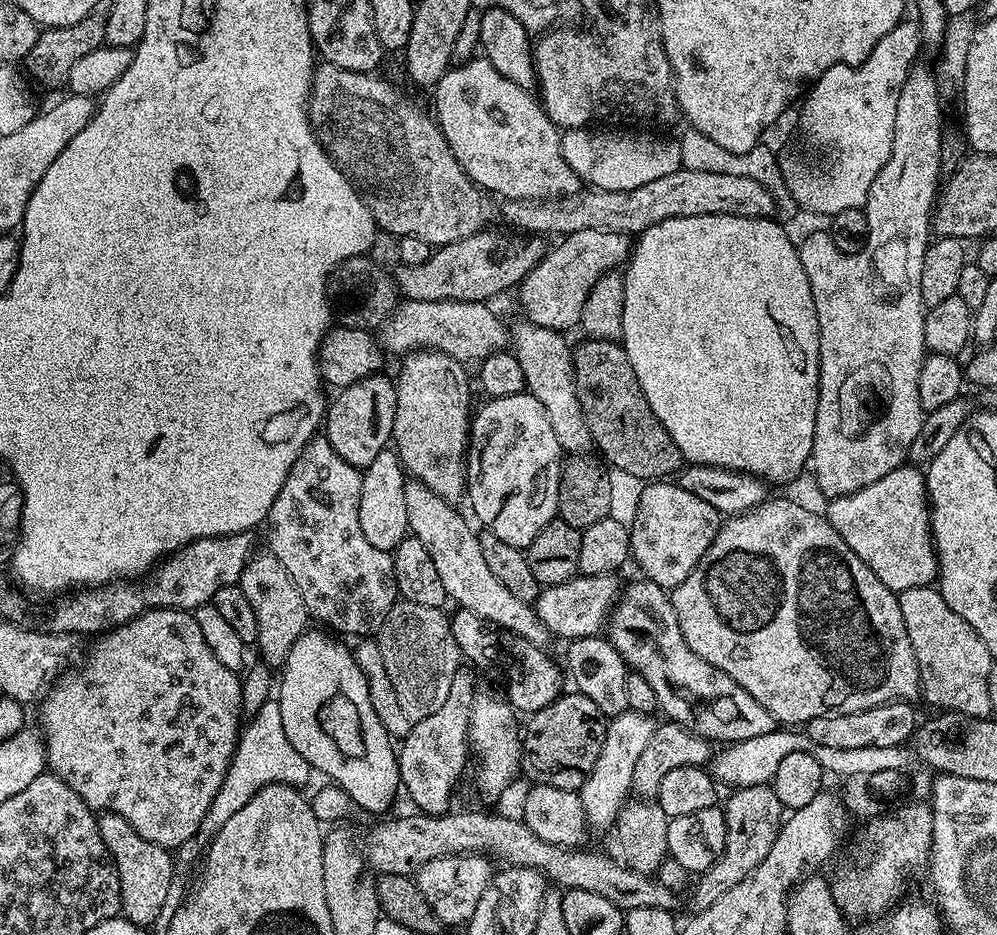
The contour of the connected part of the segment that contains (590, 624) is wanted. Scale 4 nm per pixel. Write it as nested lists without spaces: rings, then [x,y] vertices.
[[[615,575],[581,576],[561,584],[550,584],[541,587],[540,597],[534,602],[536,617],[553,637],[561,636],[564,642],[571,642],[583,636],[601,635],[606,621],[622,592],[622,584],[616,581]]]

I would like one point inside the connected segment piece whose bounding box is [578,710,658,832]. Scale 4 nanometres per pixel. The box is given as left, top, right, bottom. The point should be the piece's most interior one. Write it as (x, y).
(607, 787)

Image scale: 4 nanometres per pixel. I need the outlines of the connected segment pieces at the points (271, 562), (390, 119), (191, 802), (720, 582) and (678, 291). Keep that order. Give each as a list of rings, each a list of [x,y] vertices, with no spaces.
[[[260,550],[253,555],[242,570],[238,587],[242,590],[242,594],[246,594],[254,614],[258,614],[256,644],[264,655],[261,656],[263,663],[273,670],[283,669],[291,647],[299,636],[310,628],[308,607],[306,602],[302,602],[302,590],[294,586],[294,578],[290,578],[290,570],[286,570],[286,566],[278,562],[278,558],[271,550]]]
[[[324,62],[312,73],[312,95],[308,97],[308,119],[312,121],[312,127],[316,129],[317,140],[324,147],[328,157],[336,163],[336,167],[340,168],[348,181],[356,187],[356,191],[366,202],[370,214],[376,219],[377,229],[384,231],[385,228],[392,235],[392,238],[401,236],[422,238],[425,242],[433,244],[433,246],[453,244],[462,238],[470,238],[476,232],[485,231],[491,225],[488,223],[492,220],[493,197],[485,192],[483,188],[478,188],[476,183],[464,173],[464,167],[458,162],[458,158],[454,158],[454,154],[435,119],[429,113],[427,116],[414,101],[407,100],[394,85],[387,84],[386,81],[379,80],[378,77],[379,75],[367,72],[342,70],[338,66]]]
[[[150,608],[147,612],[143,612],[142,615],[135,616],[128,624],[123,624],[120,628],[114,628],[103,633],[101,640],[104,641],[89,654],[88,661],[81,666],[80,673],[73,680],[68,680],[69,678],[57,680],[55,684],[45,691],[42,699],[39,701],[40,725],[38,725],[38,728],[44,737],[44,755],[46,757],[47,771],[53,776],[62,778],[62,782],[66,782],[66,786],[70,786],[70,790],[74,790],[74,794],[78,794],[78,798],[82,798],[82,802],[86,802],[89,808],[99,810],[100,812],[122,814],[122,818],[126,818],[126,822],[130,822],[130,826],[134,826],[134,830],[138,830],[138,834],[142,834],[142,838],[146,838],[146,842],[154,842],[163,848],[177,850],[176,848],[182,847],[187,840],[191,841],[195,837],[198,826],[202,826],[202,818],[206,818],[206,810],[210,810],[210,802],[214,802],[214,794],[218,794],[218,790],[226,778],[236,744],[240,741],[242,731],[242,709],[240,707],[242,702],[242,694],[240,693],[241,677],[235,672],[226,670],[226,666],[222,666],[222,662],[218,662],[218,658],[214,658],[214,650],[210,650],[210,646],[206,646],[206,638],[202,638],[202,626],[198,626],[195,615],[191,611],[183,608]]]
[[[765,499],[763,504],[751,508],[749,512],[742,512],[738,516],[725,519],[721,523],[714,542],[702,554],[698,566],[690,570],[686,582],[682,582],[677,588],[671,589],[674,614],[678,614],[678,626],[682,630],[682,638],[686,638],[686,646],[698,654],[710,666],[730,674],[754,702],[762,702],[766,710],[770,710],[773,721],[784,726],[804,726],[809,720],[829,714],[850,714],[861,712],[867,708],[873,708],[879,704],[891,704],[893,702],[912,702],[921,695],[922,677],[920,667],[914,654],[914,646],[910,646],[910,638],[906,634],[906,622],[902,622],[902,610],[900,598],[897,593],[891,592],[886,586],[882,586],[878,574],[842,542],[838,530],[830,526],[827,515],[811,512],[804,504],[796,500],[772,500]]]
[[[695,216],[666,218],[666,222],[650,226],[635,237],[631,253],[623,269],[624,305],[622,306],[622,343],[638,374],[642,394],[650,402],[650,410],[658,414],[658,422],[666,426],[670,438],[682,450],[688,464],[709,464],[735,472],[749,472],[765,482],[784,484],[792,480],[812,459],[812,439],[820,397],[820,331],[814,310],[814,294],[802,266],[800,249],[788,237],[789,229],[772,218],[745,216]]]

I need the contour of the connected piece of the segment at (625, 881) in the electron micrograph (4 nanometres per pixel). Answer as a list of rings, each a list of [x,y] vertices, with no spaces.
[[[449,811],[443,816],[402,816],[398,820],[388,820],[380,824],[368,840],[363,841],[365,857],[377,873],[386,876],[415,877],[426,862],[443,856],[462,856],[465,854],[487,854],[497,861],[517,868],[534,868],[543,873],[561,889],[577,888],[594,890],[602,898],[610,898],[627,914],[630,910],[642,910],[642,906],[654,906],[667,912],[676,910],[681,897],[672,889],[662,886],[653,875],[646,876],[629,868],[619,859],[611,860],[600,852],[584,852],[575,848],[563,848],[550,842],[542,842],[524,824],[523,819],[511,820],[508,816],[491,816],[488,812]]]

